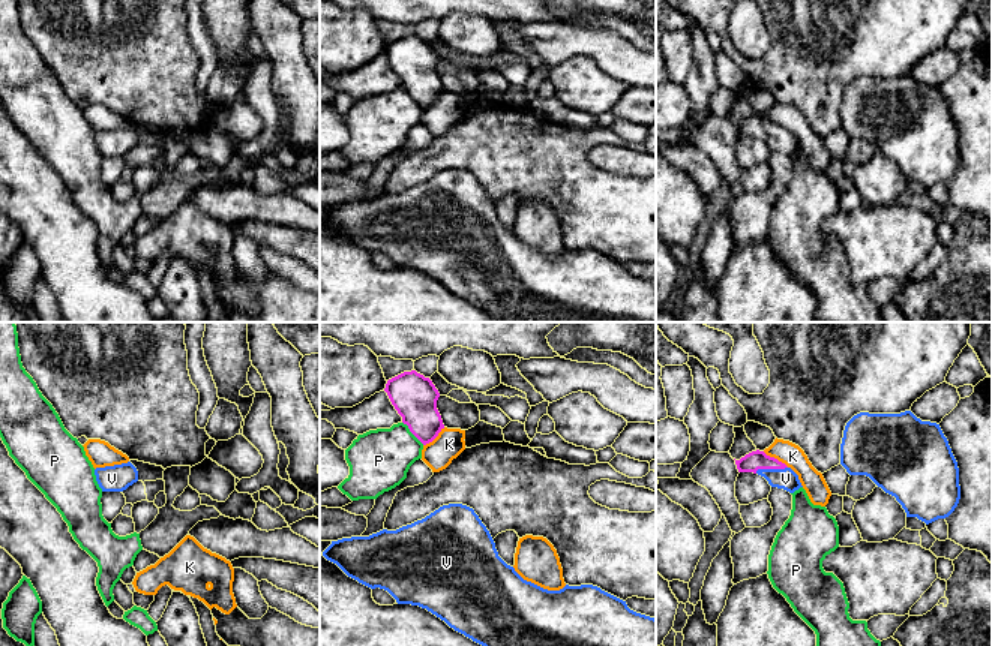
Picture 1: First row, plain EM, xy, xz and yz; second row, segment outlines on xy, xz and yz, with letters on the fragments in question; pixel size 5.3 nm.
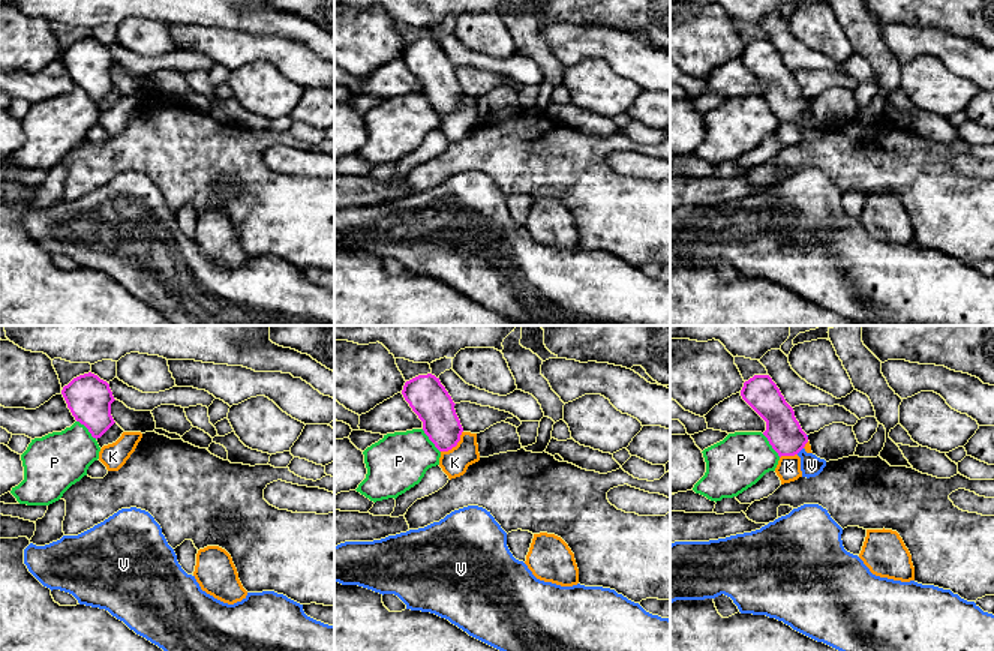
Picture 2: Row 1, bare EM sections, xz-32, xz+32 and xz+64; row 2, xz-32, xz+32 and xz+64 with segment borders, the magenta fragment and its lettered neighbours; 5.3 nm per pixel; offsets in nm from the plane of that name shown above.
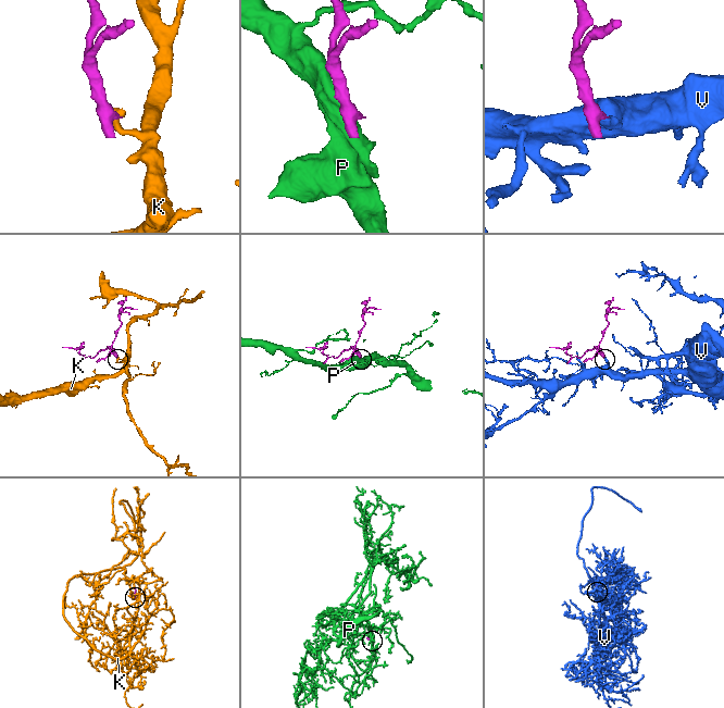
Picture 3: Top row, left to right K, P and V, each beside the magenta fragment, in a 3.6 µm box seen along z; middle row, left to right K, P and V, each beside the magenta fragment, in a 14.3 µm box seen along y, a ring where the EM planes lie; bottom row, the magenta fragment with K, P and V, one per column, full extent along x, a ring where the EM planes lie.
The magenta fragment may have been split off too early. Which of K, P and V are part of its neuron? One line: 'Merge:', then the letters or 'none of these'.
Merge: V

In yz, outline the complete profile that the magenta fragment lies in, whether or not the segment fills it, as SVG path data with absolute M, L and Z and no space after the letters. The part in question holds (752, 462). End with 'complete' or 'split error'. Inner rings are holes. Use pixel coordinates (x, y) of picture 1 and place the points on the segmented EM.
M752 451L735 460L738 472L753 472L764 477L771 487L794 493L801 486L798 475L785 463L767 456L764 451Z; split error

